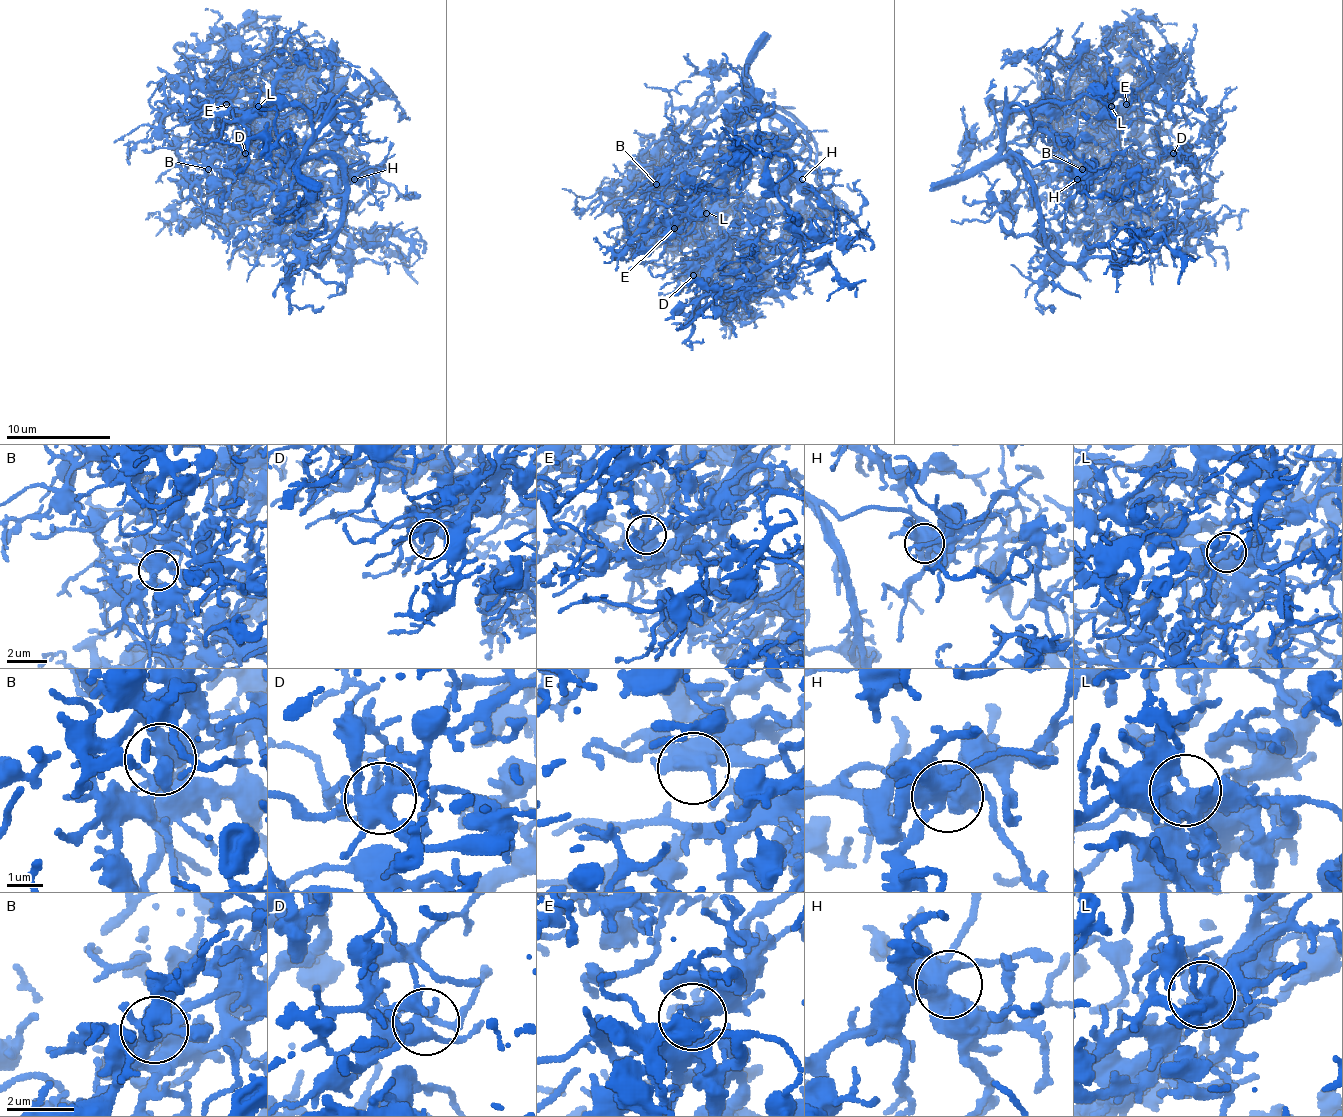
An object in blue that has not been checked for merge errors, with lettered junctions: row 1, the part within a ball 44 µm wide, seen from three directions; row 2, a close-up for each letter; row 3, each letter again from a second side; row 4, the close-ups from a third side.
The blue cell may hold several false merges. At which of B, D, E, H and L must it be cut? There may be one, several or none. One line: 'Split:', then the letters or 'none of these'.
Split: none of these

